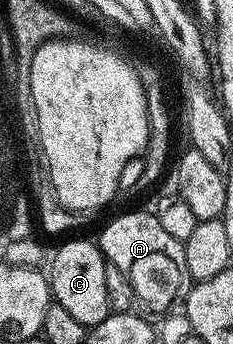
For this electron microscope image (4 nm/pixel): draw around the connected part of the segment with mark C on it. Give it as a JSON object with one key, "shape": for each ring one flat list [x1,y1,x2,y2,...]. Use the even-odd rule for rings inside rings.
{"shape":[[74,238,66,242,49,259,48,281,53,301,68,316,73,316,80,324,93,328,108,317,112,311,108,304,108,284,106,272,108,263,97,241,86,238]]}

